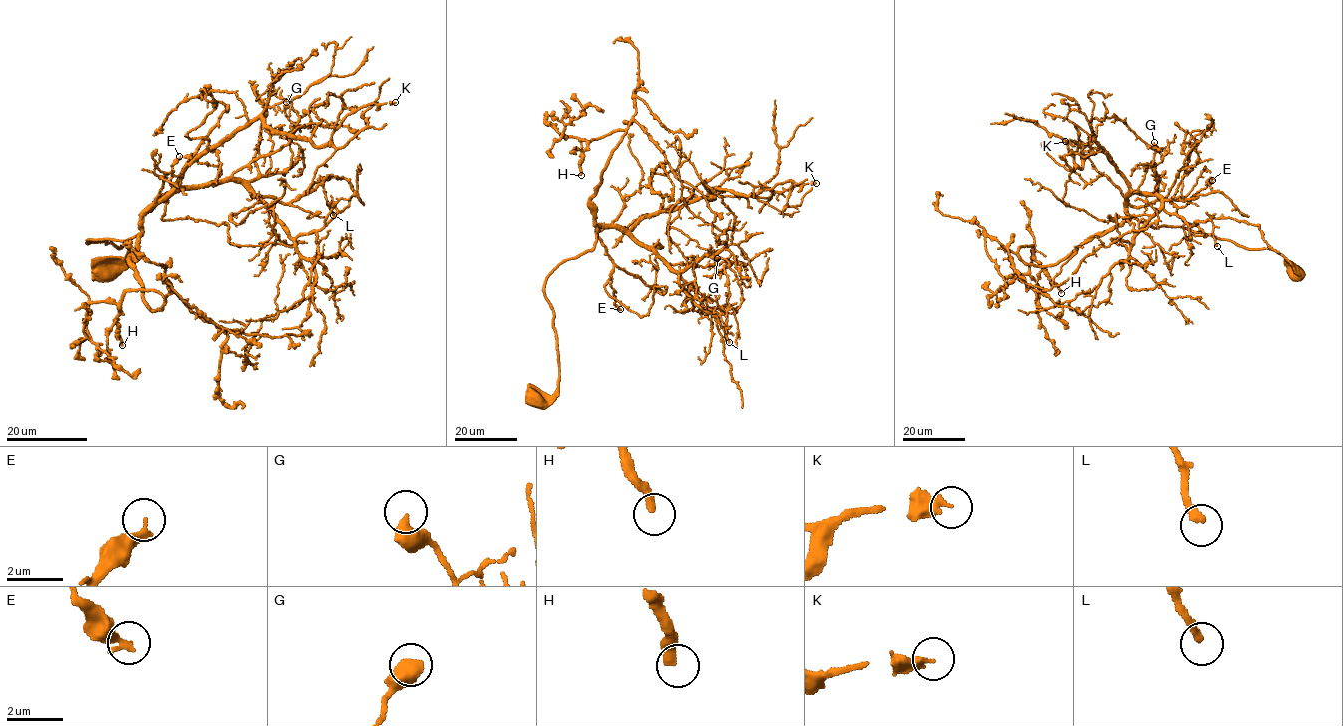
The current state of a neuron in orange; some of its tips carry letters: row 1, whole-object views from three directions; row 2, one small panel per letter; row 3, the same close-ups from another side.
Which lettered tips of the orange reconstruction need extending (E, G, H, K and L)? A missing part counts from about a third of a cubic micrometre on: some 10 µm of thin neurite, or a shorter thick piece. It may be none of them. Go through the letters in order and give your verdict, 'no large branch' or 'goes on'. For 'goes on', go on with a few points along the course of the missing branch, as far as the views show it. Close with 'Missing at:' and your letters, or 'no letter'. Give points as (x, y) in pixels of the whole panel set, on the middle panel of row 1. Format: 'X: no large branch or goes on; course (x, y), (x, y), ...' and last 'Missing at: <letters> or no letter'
E: no large branch
G: no large branch
H: goes on
K: goes on; course (816, 183), (840, 169), (855, 137)
L: no large branch
Missing at: H, K

